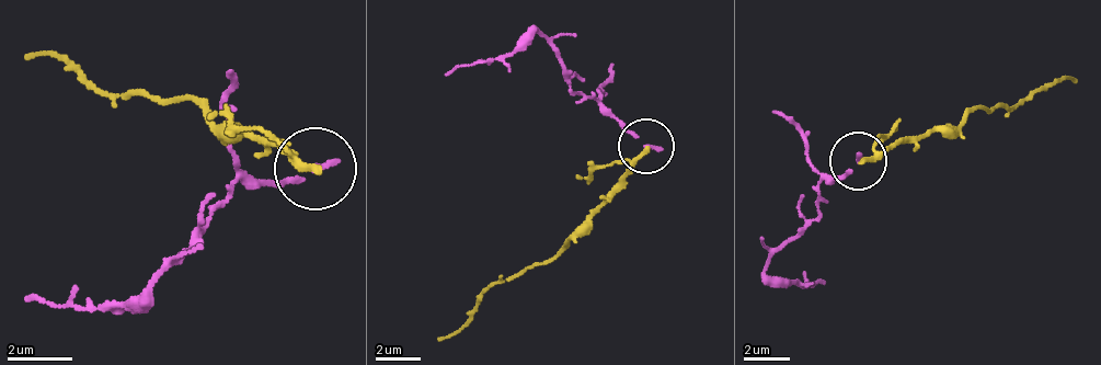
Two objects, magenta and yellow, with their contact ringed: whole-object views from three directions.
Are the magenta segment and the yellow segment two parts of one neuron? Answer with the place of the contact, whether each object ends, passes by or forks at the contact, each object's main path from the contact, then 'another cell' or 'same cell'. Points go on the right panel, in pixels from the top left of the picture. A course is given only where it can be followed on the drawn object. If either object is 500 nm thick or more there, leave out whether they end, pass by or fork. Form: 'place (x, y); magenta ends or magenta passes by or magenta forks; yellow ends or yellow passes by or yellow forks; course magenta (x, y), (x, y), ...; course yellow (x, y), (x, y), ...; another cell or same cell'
place (858, 160); magenta ends; yellow passes by; course magenta (857, 162), (824, 180), (812, 218), (784, 242), (766, 269), (812, 288), (825, 278); course yellow (857, 162), (949, 130), (982, 105), (1015, 109), (1053, 82), (1075, 80); another cell

